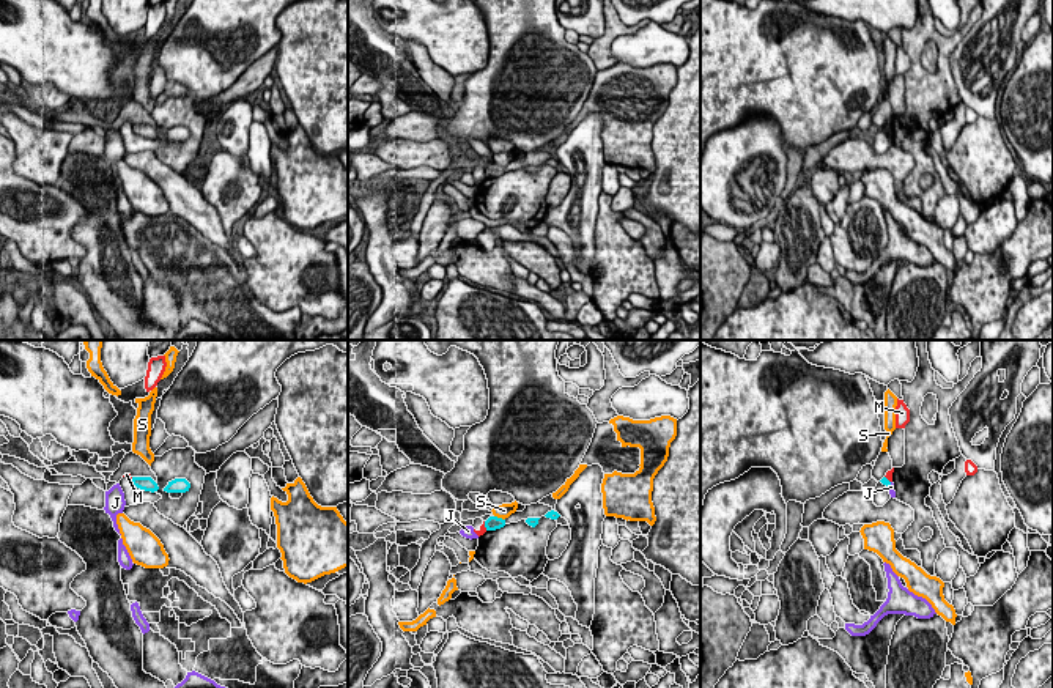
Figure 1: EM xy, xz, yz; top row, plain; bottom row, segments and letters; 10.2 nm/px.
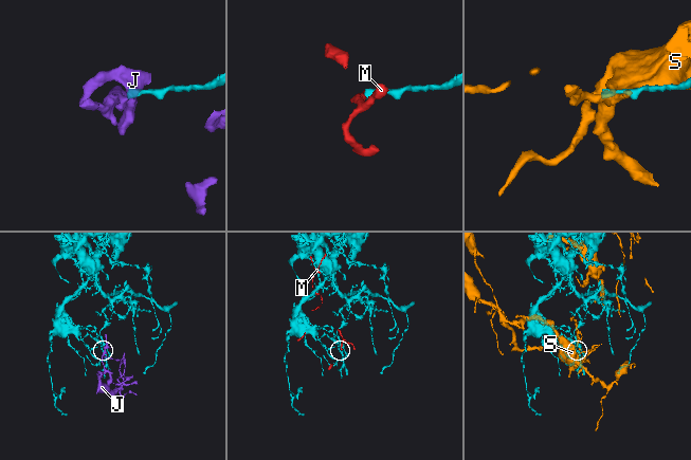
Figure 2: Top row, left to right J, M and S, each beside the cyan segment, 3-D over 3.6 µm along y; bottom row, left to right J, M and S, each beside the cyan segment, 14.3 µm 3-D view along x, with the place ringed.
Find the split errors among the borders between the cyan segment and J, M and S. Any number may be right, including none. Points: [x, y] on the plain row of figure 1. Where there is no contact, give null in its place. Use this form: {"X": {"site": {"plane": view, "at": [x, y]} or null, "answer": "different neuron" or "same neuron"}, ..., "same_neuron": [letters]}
{"J": {"site": {"plane": "yz", "at": [890, 131]}, "answer": "different neuron"}, "M": {"site": {"plane": "xz", "at": [485, 173]}, "answer": "different neuron"}, "S": {"site": {"plane": "xz", "at": [499, 166]}, "answer": "different neuron"}, "same_neuron": []}

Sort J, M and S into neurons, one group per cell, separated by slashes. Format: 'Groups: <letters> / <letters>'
Groups: J / M / S

